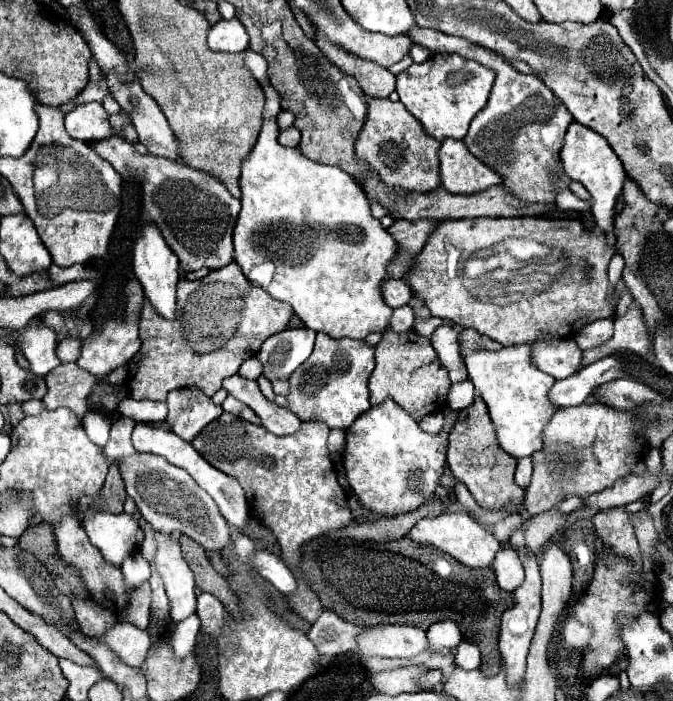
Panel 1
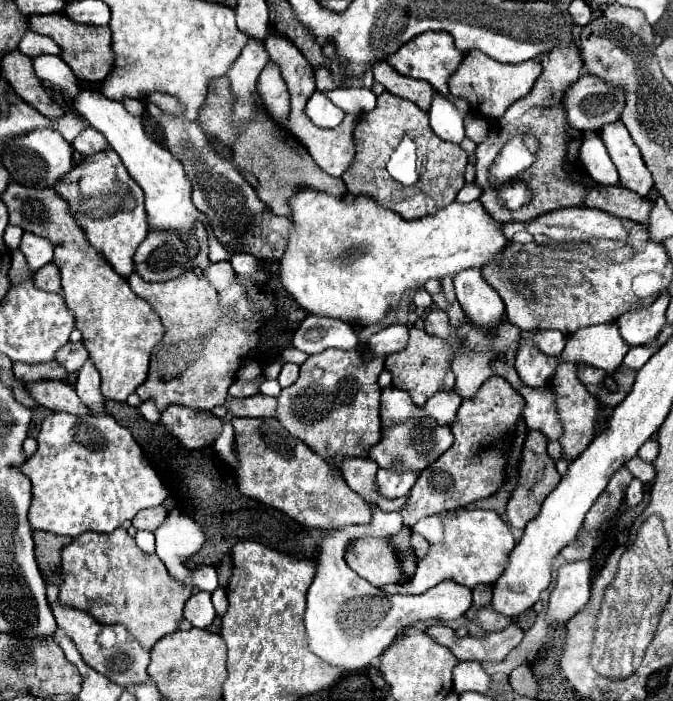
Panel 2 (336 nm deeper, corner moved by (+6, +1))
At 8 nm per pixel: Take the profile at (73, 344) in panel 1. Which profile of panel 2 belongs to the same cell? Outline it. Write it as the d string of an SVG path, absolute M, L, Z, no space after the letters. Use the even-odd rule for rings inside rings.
M69 341L69 343L65 343L59 351L57 351L57 363L59 365L63 365L69 373L73 373L73 371L79 371L81 367L83 367L83 363L89 359L89 355L87 355L87 349L83 347L83 343L73 343L73 341Z

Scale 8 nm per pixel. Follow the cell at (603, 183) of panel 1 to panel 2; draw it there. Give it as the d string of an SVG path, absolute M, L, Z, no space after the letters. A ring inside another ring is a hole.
M607 123L601 127L599 137L617 167L619 173L619 187L625 187L639 197L645 197L649 189L653 187L651 173L645 169L645 163L641 161L641 153L637 153L637 145L633 145L629 131L619 123Z

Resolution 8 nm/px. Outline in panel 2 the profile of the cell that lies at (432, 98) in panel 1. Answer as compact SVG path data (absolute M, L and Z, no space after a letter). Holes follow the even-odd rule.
M469 51L461 65L457 67L457 71L449 77L449 93L453 97L465 99L469 103L469 111L477 117L483 117L487 121L497 121L501 117L501 113L505 113L505 109L521 99L523 95L529 93L529 89L533 87L535 79L541 73L541 65L539 61L523 61L517 65L509 65L509 63L497 63L491 57L485 57L481 51Z

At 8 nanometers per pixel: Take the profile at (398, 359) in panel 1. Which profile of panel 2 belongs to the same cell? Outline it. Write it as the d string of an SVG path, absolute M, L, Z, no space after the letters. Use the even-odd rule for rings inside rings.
M413 327L409 331L407 347L403 351L397 351L397 353L391 353L385 357L385 369L393 377L393 381L391 381L393 387L407 391L415 405L423 405L435 393L453 389L455 377L451 371L451 359L453 359L453 351L447 341L443 341L439 337L431 337L423 329Z

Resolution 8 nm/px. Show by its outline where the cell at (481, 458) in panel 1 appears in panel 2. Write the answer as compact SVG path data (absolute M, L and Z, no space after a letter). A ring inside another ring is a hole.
M529 429L527 437L525 437L523 451L521 451L521 461L517 465L517 483L515 483L515 489L507 503L509 523L517 529L523 529L523 525L527 525L527 521L537 515L541 501L555 489L559 479L561 479L561 475L557 473L553 459L547 455L547 439L541 433Z

